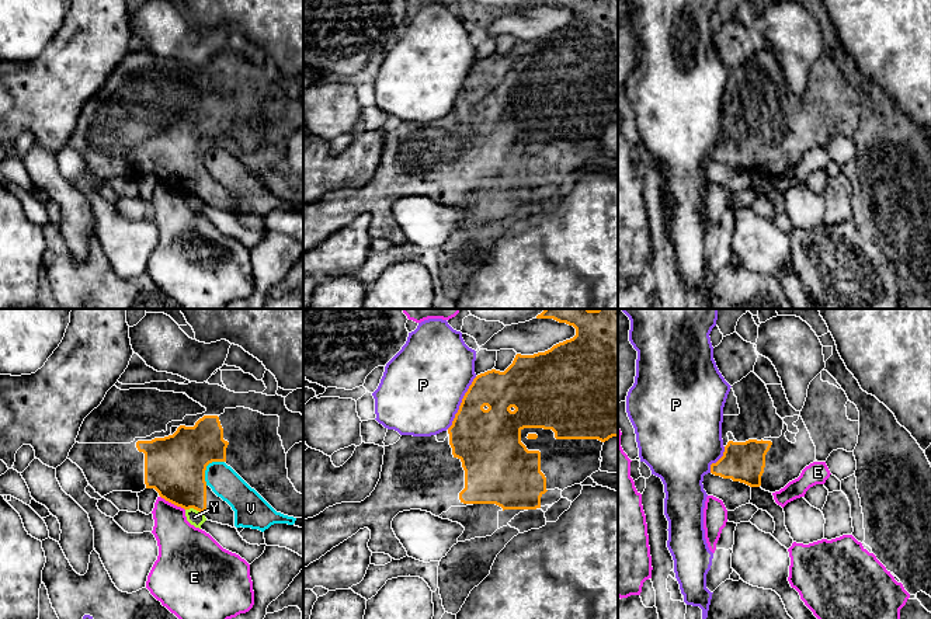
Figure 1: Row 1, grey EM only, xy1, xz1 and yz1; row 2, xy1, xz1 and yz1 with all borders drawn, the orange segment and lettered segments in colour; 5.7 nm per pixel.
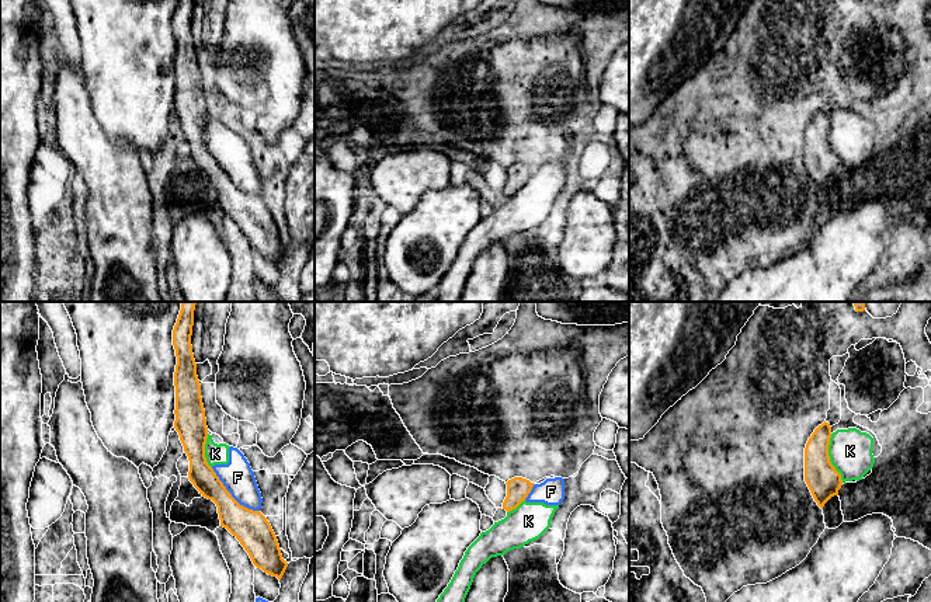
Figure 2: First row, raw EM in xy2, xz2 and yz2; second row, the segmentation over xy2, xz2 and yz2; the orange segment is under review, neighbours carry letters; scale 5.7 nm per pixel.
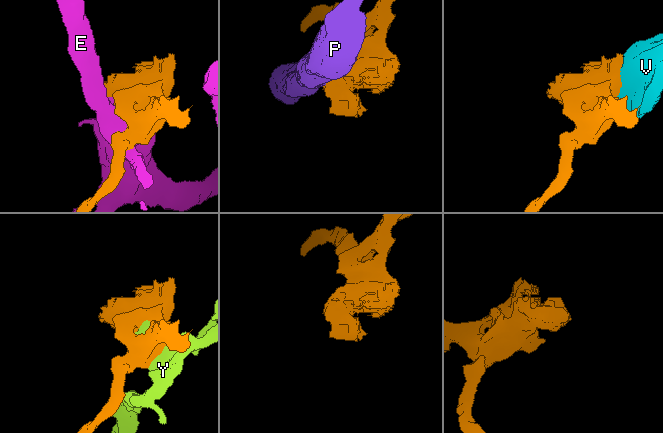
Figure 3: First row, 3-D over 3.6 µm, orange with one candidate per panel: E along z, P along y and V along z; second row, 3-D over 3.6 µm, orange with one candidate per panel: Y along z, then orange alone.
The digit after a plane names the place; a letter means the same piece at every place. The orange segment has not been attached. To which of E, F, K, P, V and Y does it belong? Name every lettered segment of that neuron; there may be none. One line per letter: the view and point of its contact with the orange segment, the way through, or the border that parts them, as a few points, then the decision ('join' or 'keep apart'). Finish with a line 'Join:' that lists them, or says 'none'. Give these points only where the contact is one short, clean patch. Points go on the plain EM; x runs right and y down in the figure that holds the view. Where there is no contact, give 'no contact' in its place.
E: contact xy1 (173, 188); keep apart
F: contact xy2 (230, 181); keep apart
K: contact yz2 (829, 143); border yz2 (830, 119), (829, 146), (843, 167); keep apart
P: contact xz1 (461, 89); keep apart
V: contact xy1 (205, 153); keep apart
Y: contact xy1 (194, 194); keep apart
Join: none

